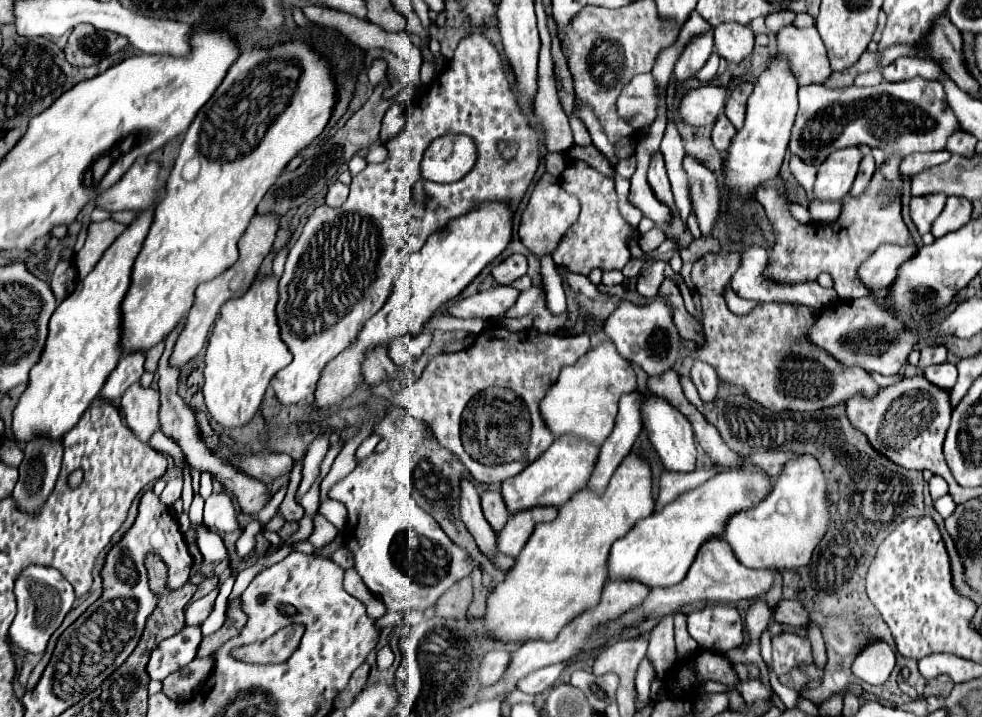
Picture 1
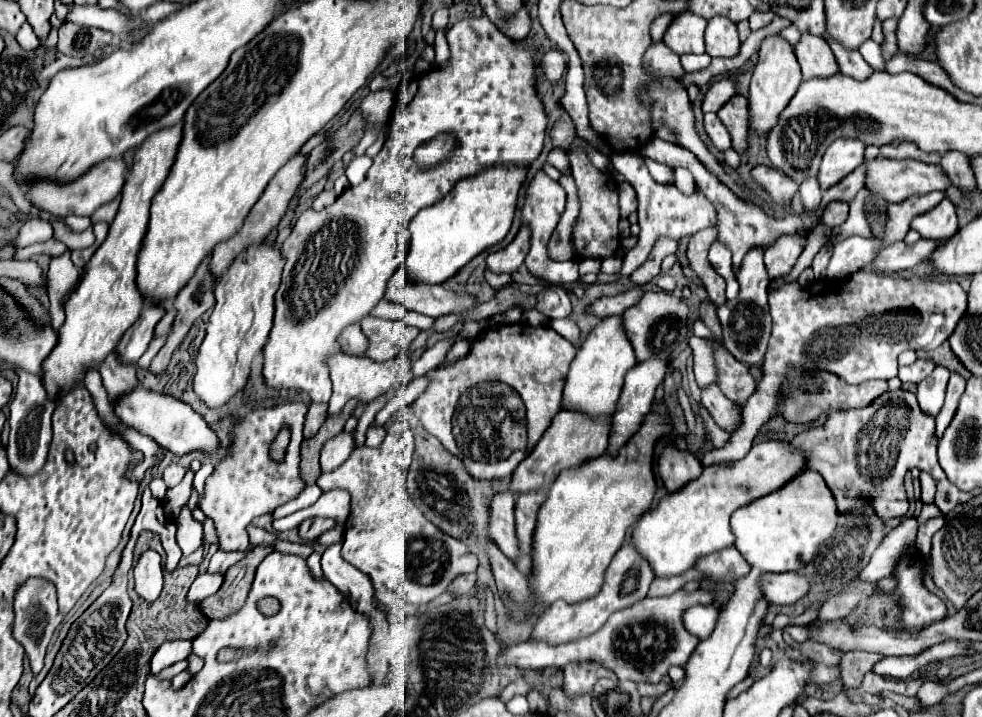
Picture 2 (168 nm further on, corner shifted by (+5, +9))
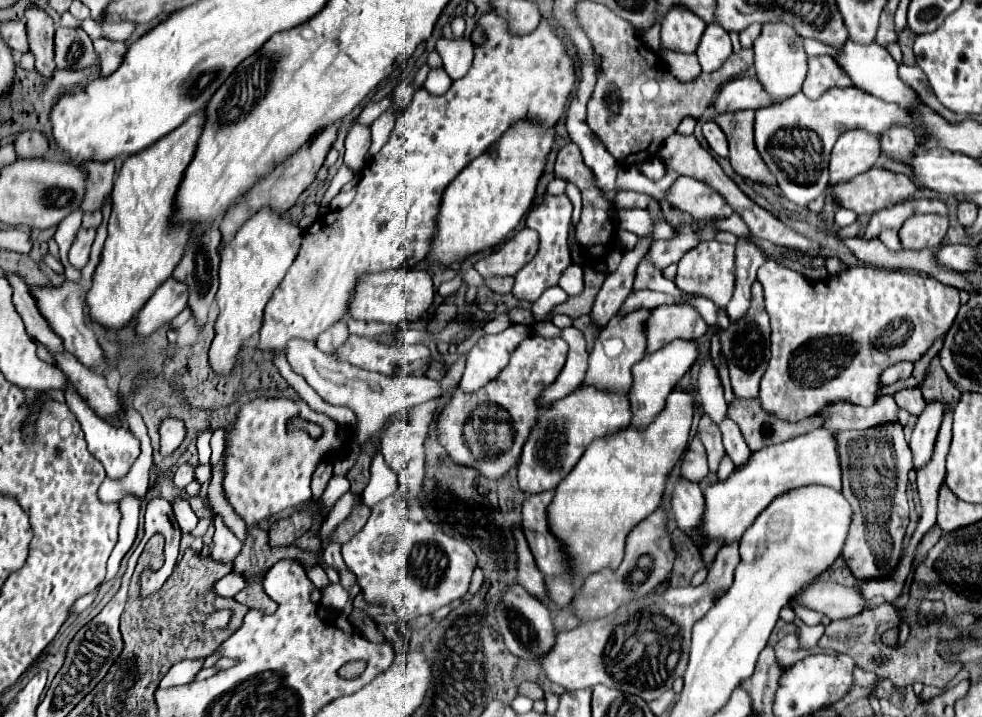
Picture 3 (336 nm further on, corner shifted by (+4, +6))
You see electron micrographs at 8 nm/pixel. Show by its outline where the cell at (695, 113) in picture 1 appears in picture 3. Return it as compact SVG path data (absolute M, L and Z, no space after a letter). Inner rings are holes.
M737 77L727 81L715 95L715 113L739 111L739 109L759 109L771 105L771 99L763 91L761 83L753 77Z

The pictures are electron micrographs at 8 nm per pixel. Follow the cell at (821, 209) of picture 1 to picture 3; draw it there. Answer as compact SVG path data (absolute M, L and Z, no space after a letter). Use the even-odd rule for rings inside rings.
M839 209L839 211L835 213L835 223L837 223L839 227L851 225L851 223L855 223L855 219L857 219L857 215L855 215L853 211L849 211L849 209Z

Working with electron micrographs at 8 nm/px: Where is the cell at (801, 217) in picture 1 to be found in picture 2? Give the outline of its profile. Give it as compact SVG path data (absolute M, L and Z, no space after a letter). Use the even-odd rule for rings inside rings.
M780 236L774 246L764 252L764 264L770 274L770 284L784 278L780 288L768 288L768 304L772 316L772 336L768 344L768 352L762 366L762 380L756 384L754 396L748 400L746 408L742 410L744 424L734 432L730 442L724 448L716 448L708 452L702 460L704 466L726 462L726 460L740 460L752 448L752 442L758 430L774 416L780 416L778 402L784 398L784 380L788 378L788 368L796 368L800 372L814 372L826 370L836 374L838 378L846 380L848 384L862 384L868 380L890 380L898 374L898 354L904 350L934 350L938 348L948 336L954 332L960 316L966 312L966 294L954 280L940 280L940 278L896 278L874 270L860 270L848 278L830 280L822 278L820 282L812 282L808 286L800 286L796 280L788 282L786 276L794 268L798 256L802 254L802 240L798 236Z

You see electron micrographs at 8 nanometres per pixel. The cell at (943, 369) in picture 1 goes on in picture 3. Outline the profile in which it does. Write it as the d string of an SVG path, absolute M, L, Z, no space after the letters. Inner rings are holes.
M937 399L929 401L925 405L923 413L917 417L917 423L915 423L911 439L909 439L913 455L915 455L915 469L919 469L931 457L941 419L943 419L943 403Z

